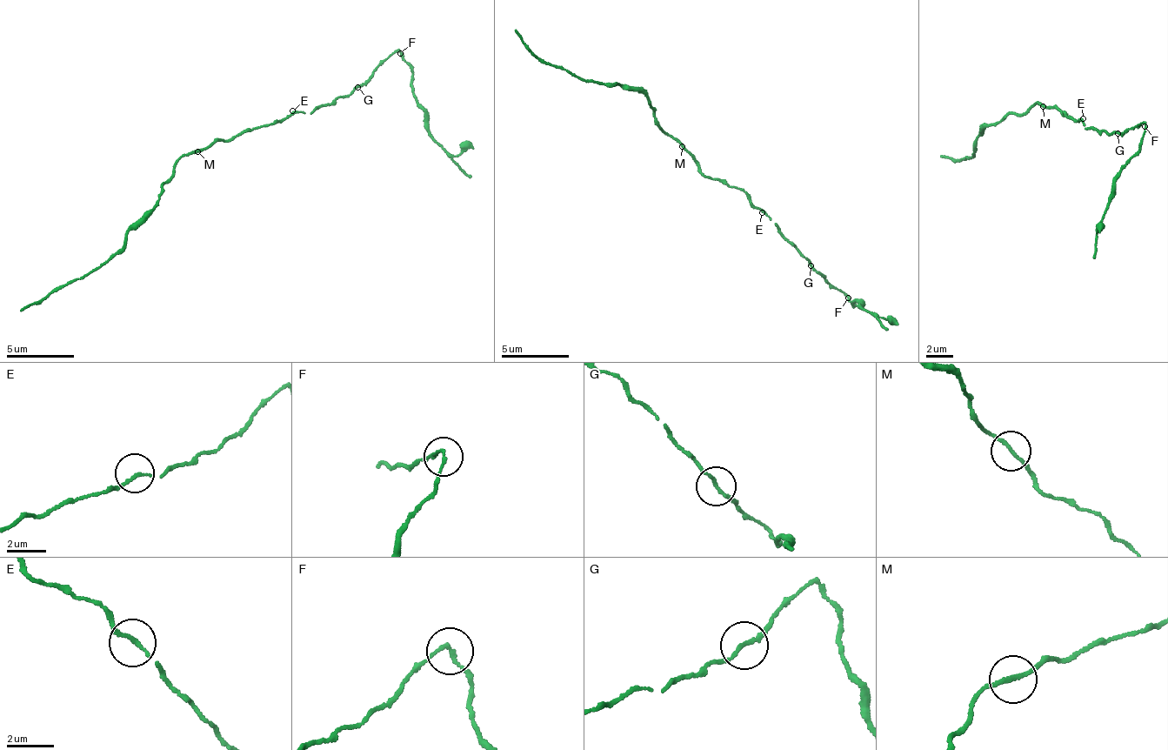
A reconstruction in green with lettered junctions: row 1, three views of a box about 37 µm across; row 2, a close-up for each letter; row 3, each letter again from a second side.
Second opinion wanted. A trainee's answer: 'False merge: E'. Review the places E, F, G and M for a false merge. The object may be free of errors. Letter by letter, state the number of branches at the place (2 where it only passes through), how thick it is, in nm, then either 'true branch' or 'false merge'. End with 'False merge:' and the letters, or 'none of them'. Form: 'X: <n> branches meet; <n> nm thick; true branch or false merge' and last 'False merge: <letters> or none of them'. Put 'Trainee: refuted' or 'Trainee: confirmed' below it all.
E: 2 branches meet; 150 nm thick; true branch
F: 2 branches meet; 140 nm thick; false merge
G: 2 branches meet; 170 nm thick; true branch
M: 2 branches meet; 150 nm thick; true branch
False merge: F
Trainee: refuted

